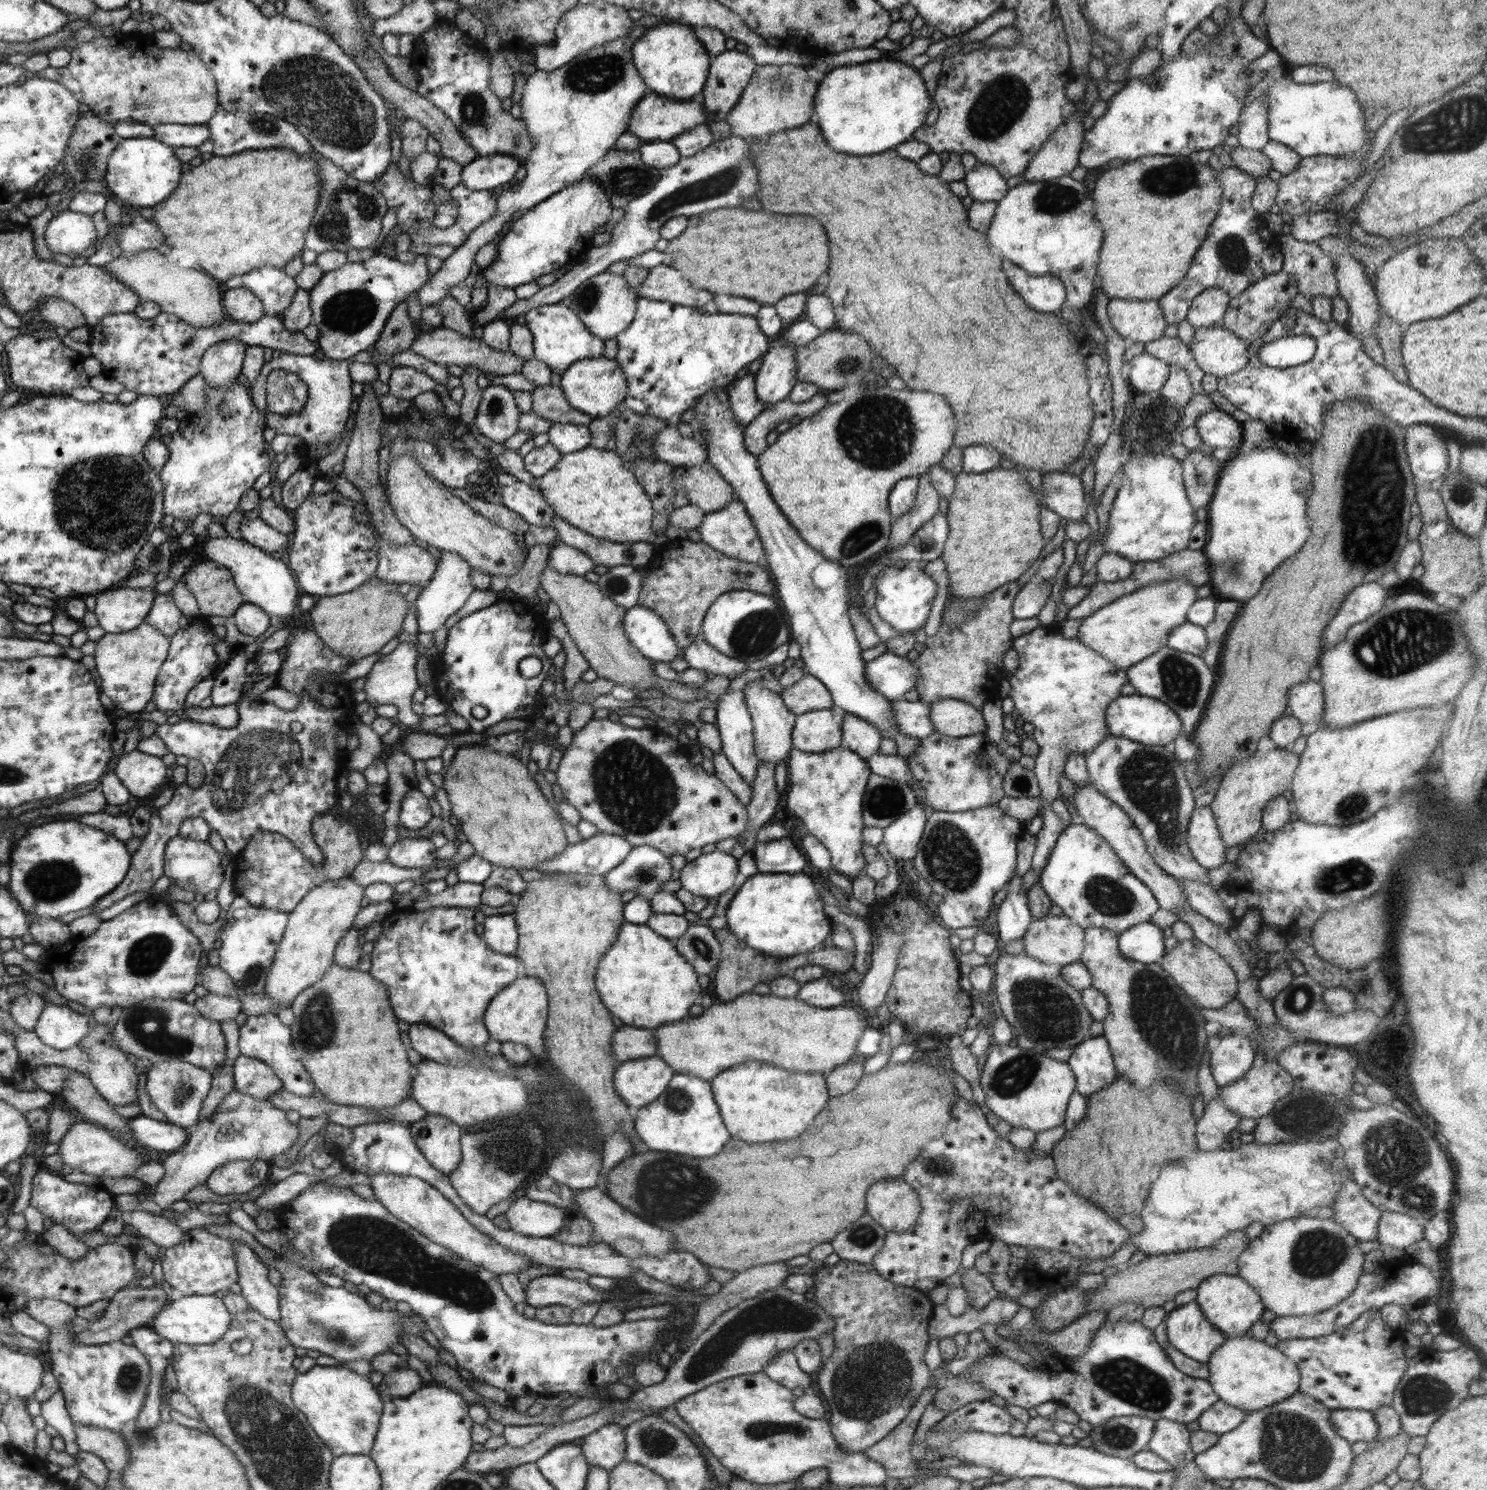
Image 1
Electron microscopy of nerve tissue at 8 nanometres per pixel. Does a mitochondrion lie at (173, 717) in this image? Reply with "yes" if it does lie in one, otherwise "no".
no

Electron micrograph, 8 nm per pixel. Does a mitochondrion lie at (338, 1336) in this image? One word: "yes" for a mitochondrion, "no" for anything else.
yes

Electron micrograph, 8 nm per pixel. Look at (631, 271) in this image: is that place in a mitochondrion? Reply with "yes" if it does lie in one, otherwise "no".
no

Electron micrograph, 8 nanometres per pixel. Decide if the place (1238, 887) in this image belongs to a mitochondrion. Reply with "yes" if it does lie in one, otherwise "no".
no

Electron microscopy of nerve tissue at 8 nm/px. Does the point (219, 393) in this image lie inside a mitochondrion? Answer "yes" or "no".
no

